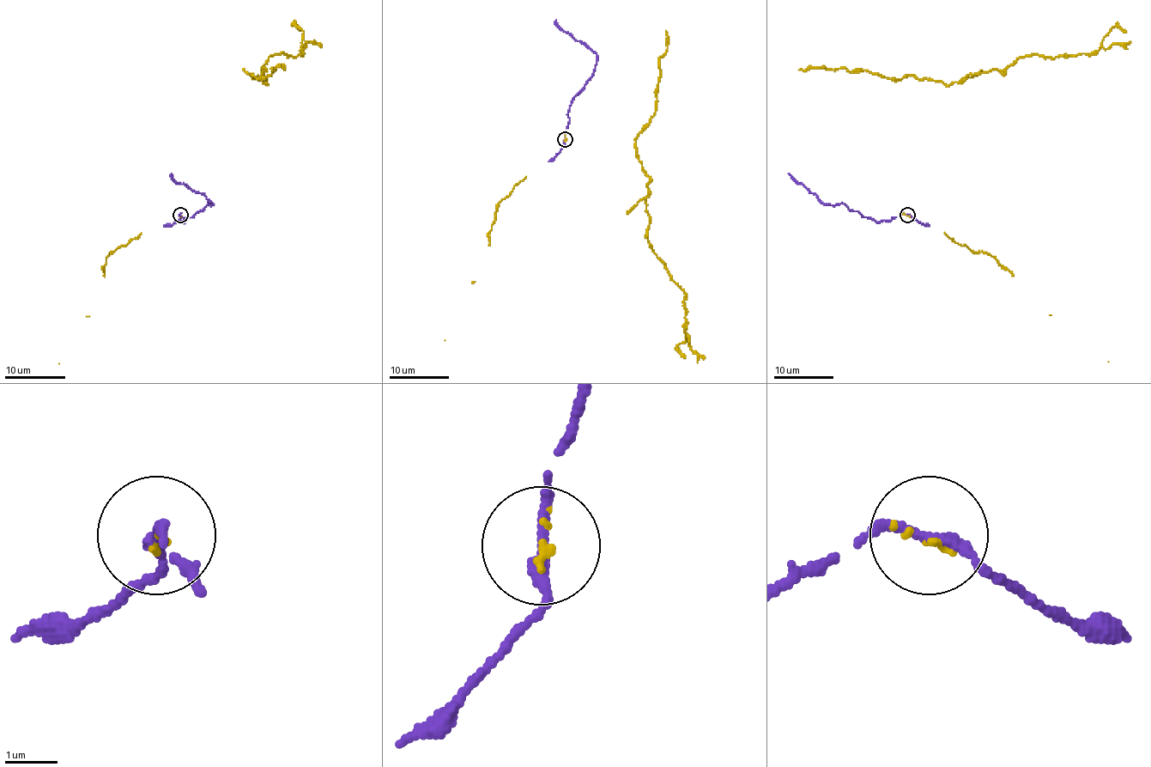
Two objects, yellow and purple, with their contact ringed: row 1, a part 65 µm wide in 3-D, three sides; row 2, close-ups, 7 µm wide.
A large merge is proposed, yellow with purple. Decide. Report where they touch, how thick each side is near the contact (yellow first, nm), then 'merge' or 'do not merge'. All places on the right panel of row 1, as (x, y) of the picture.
at (907, 215); 100 nm thick on the yellow side, 200 nm on the other; merge

